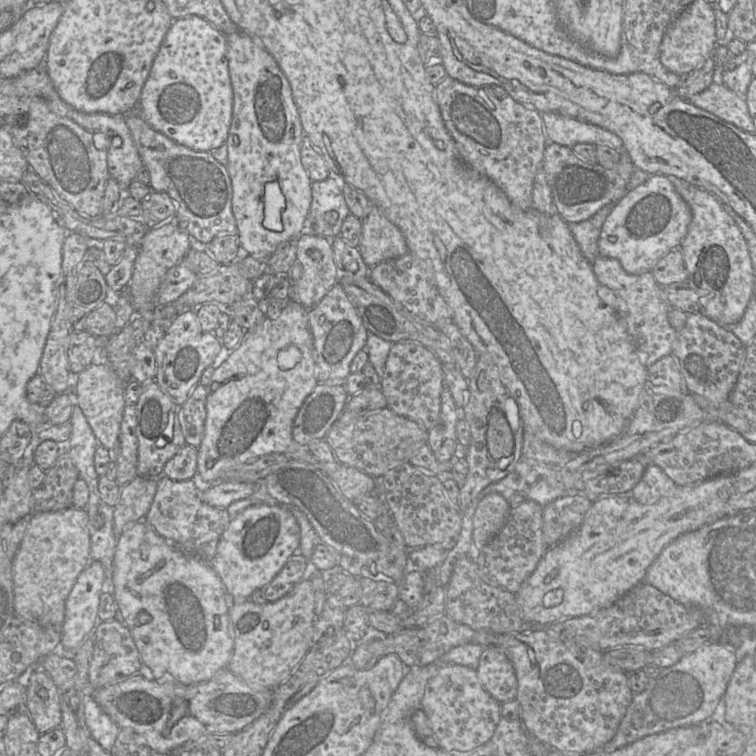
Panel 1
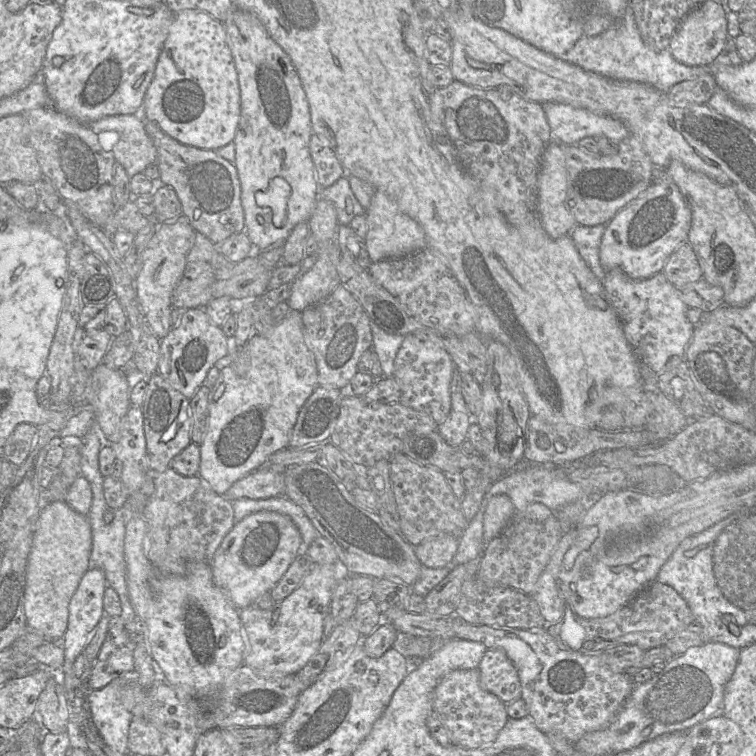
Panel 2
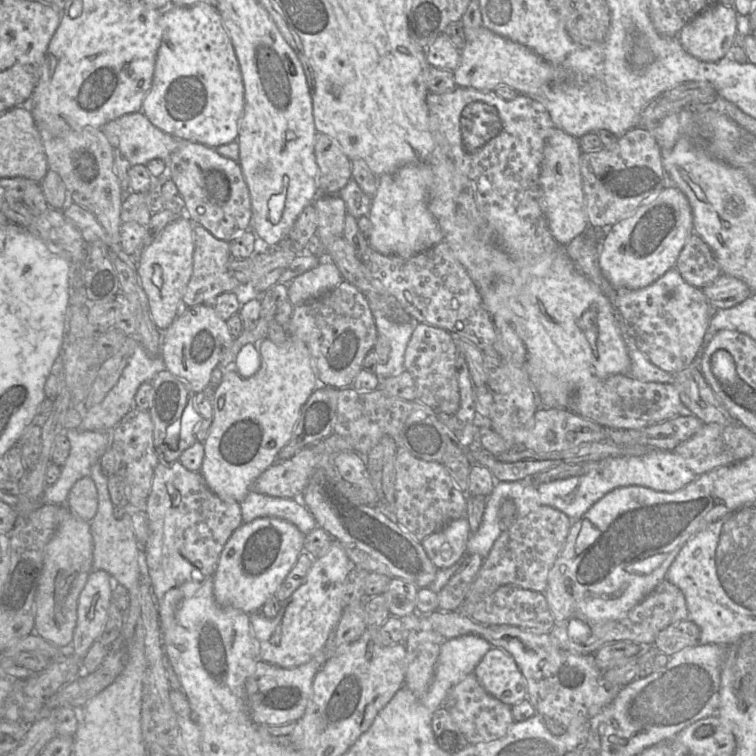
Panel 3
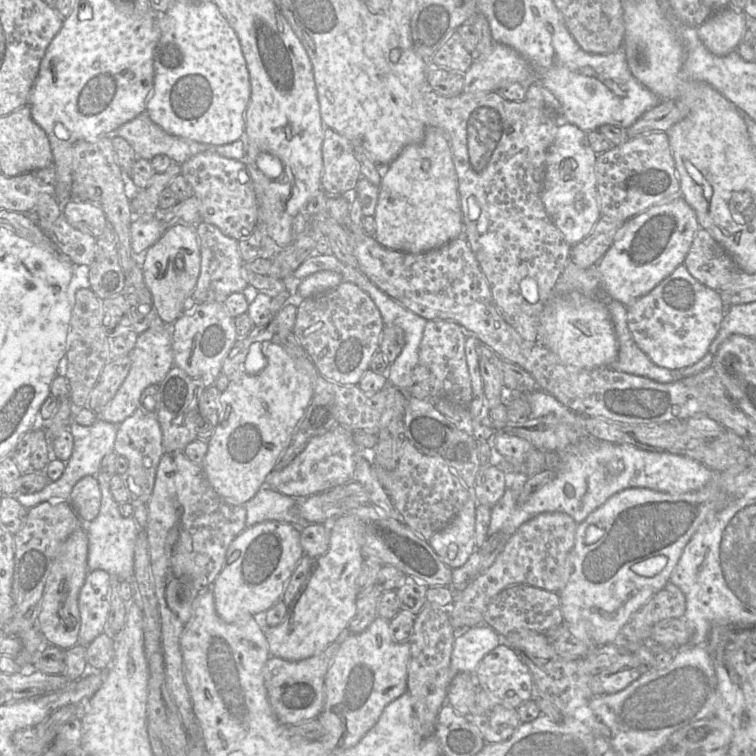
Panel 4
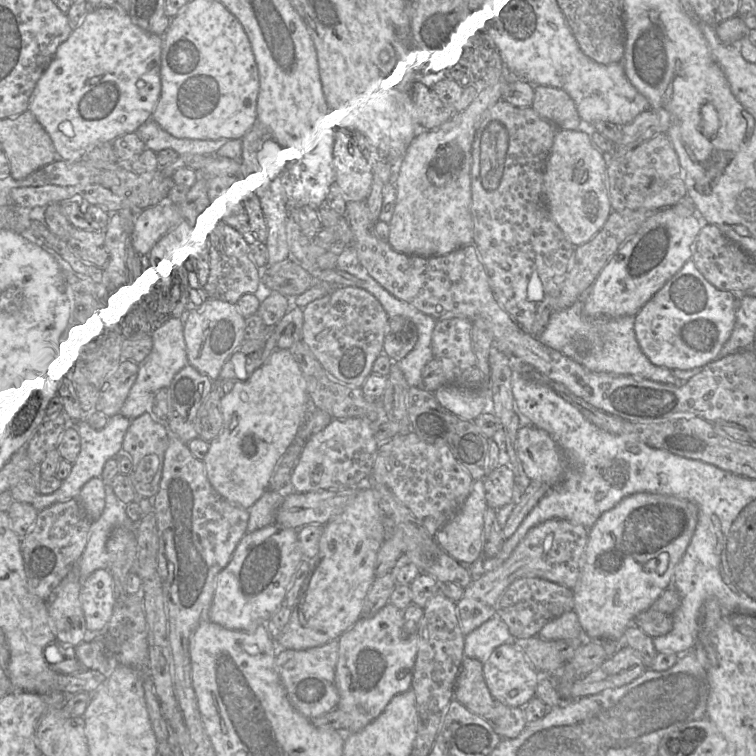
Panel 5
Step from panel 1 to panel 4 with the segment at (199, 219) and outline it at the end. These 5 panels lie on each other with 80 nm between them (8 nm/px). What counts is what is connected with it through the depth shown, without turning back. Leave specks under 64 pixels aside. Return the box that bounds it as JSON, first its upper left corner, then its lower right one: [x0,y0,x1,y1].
[181,151,259,241]

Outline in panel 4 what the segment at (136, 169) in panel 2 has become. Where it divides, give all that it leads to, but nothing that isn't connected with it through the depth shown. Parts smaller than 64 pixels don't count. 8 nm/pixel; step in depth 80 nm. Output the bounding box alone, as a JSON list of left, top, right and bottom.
[111,112,218,164]

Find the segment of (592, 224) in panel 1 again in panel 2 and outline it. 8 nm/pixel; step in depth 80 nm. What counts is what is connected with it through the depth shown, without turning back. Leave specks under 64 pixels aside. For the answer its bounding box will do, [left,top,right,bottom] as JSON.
[570,224,606,280]

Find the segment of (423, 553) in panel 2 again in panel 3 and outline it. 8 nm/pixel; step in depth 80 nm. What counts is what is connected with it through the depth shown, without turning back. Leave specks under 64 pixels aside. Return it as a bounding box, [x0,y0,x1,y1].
[421,516,471,569]

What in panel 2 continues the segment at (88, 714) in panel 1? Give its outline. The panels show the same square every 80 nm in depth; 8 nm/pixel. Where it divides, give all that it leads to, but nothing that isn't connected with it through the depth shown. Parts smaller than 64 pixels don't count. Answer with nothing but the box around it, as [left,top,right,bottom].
[87,671,137,754]

